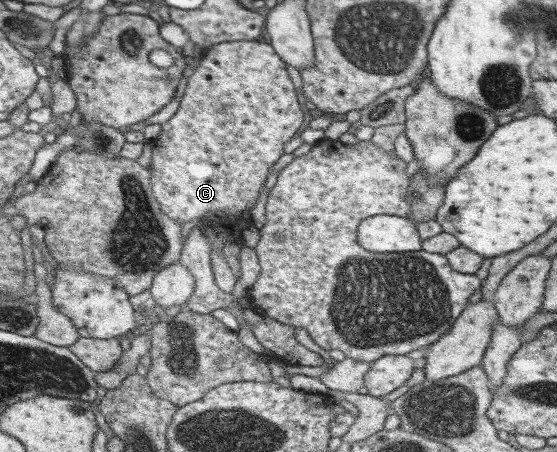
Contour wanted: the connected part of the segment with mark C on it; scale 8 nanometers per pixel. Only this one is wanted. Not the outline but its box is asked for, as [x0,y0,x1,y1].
[149,40,305,223]

